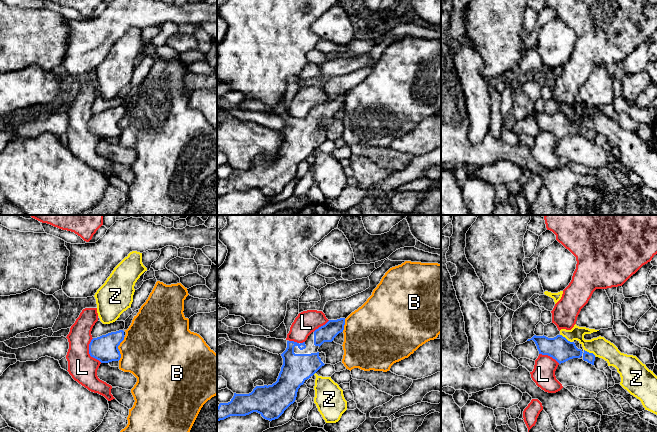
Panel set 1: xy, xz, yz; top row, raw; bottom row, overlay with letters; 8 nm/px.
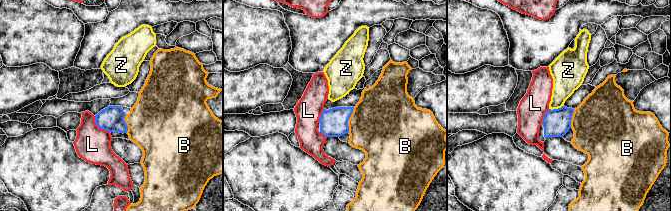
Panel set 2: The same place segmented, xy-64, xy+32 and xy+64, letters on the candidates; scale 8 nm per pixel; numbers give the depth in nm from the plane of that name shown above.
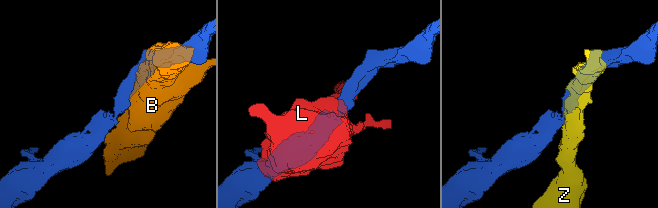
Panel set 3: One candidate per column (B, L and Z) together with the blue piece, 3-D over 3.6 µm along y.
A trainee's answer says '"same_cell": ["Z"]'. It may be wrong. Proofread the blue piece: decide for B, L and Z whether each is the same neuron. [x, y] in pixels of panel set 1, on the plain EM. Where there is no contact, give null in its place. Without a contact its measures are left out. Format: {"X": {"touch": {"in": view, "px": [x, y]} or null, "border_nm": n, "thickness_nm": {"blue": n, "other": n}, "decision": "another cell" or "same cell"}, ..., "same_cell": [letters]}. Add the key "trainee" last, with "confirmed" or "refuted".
{"B": {"touch": {"in": "xy", "px": [117, 124]}, "border_nm": 200, "thickness_nm": {"blue": 200, "other": 440}, "decision": "another cell"}, "L": {"touch": {"in": "xy", "px": [89, 128]}, "border_nm": 220, "thickness_nm": {"blue": 200, "other": 220}, "decision": "another cell"}, "Z": {"touch": {"in": "yz", "px": [565, 114]}, "border_nm": 120, "thickness_nm": {"blue": 190, "other": 120}, "decision": "another cell"}, "same_cell": [], "trainee": "refuted"}

